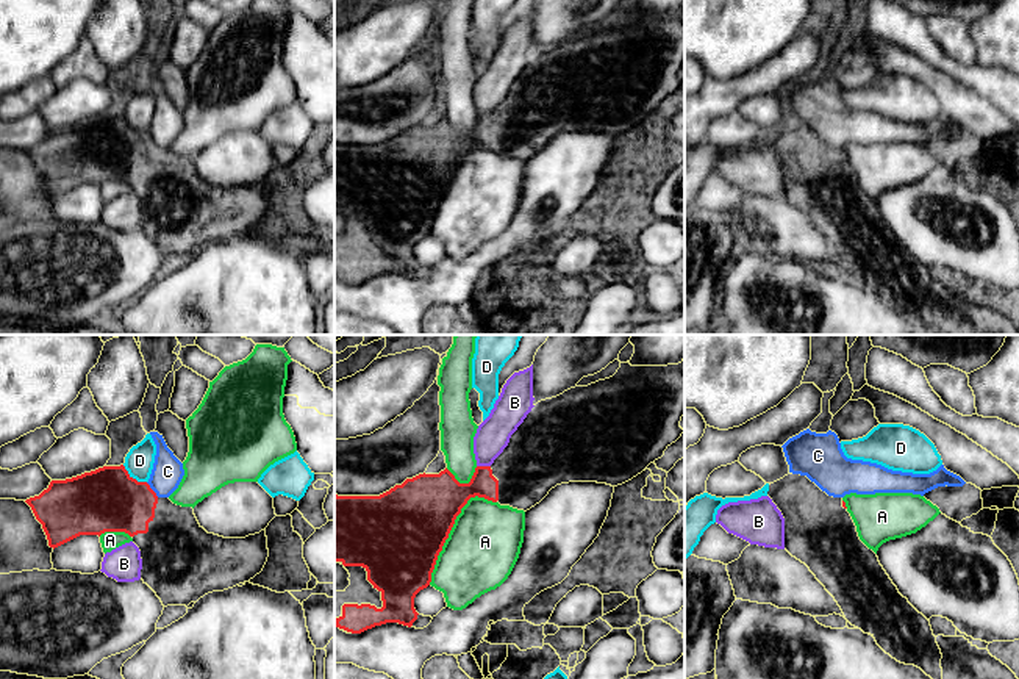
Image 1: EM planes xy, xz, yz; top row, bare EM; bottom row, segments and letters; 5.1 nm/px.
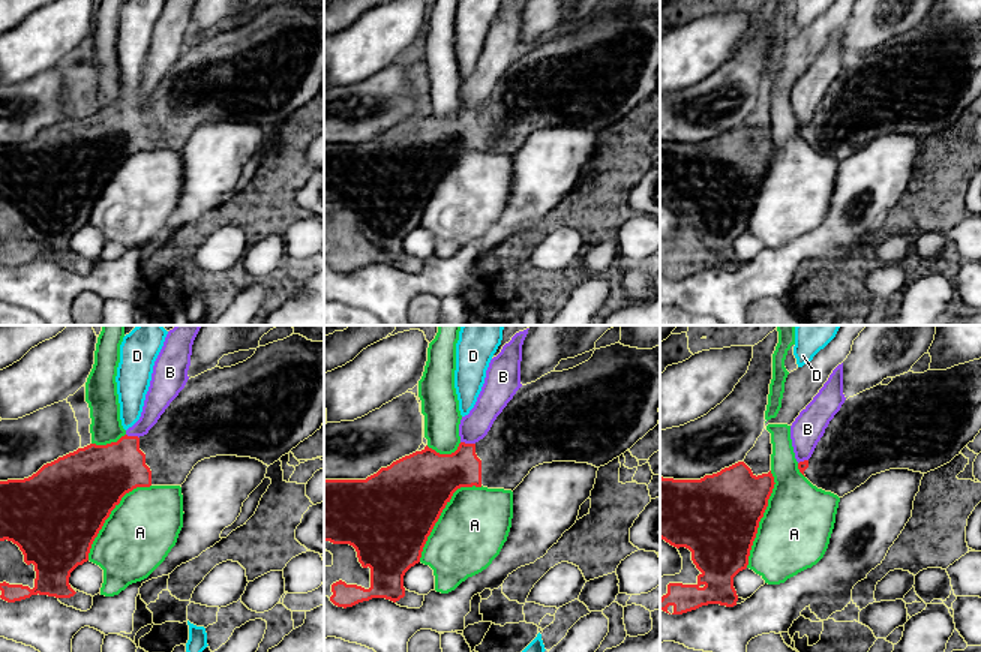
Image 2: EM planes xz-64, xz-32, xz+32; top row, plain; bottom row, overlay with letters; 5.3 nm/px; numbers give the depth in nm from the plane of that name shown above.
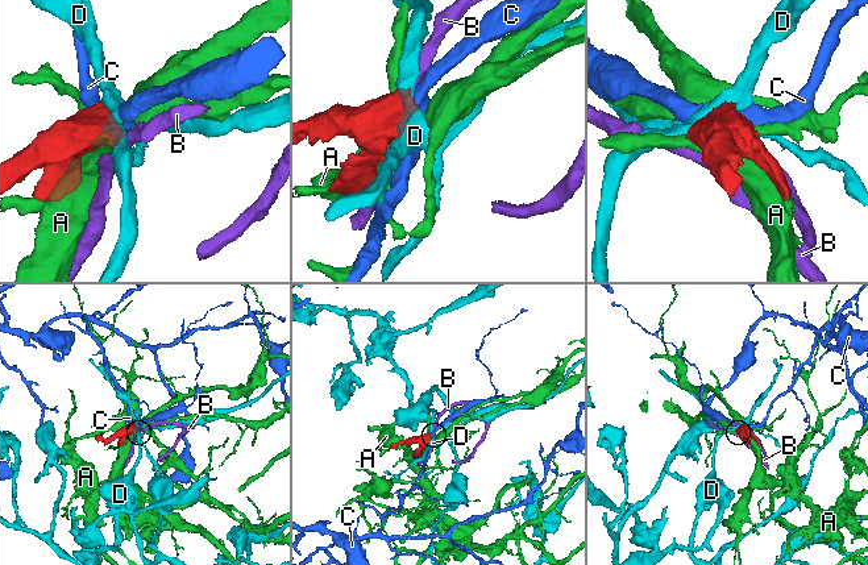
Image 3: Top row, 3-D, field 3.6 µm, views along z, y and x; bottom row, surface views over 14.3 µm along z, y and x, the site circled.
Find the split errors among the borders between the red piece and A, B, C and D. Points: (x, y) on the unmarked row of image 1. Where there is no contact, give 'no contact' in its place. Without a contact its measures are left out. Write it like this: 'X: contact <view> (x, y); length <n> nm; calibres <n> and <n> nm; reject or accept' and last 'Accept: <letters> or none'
A: contact xz (450, 179); length 550 nm; calibres 440 and 380 nm; reject
B: contact xz (483, 116); length 70 nm; calibres 200 and 180 nm; reject
C: contact xy (152, 140); length 100 nm; calibres 320 and 160 nm; reject
D: contact xy (132, 127); length 160 nm; calibres 320 and 150 nm; reject
Accept: none

